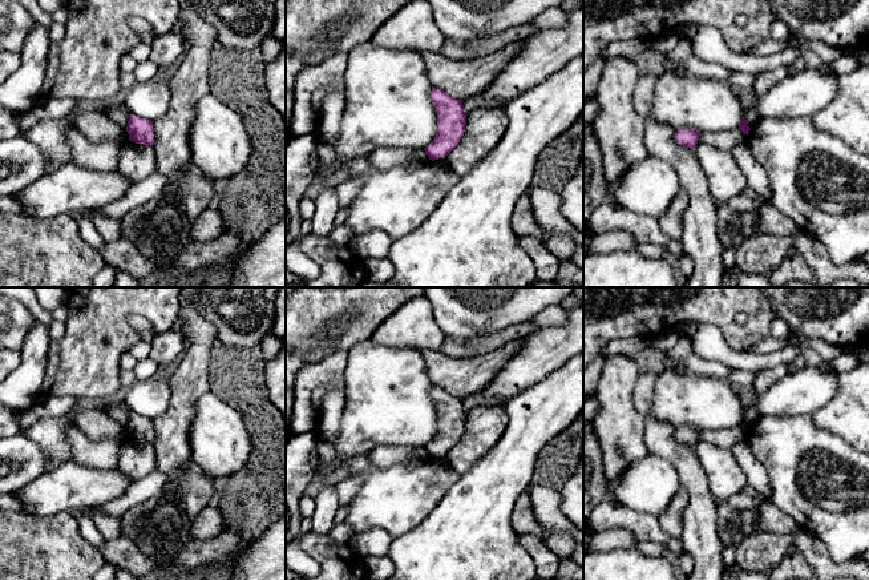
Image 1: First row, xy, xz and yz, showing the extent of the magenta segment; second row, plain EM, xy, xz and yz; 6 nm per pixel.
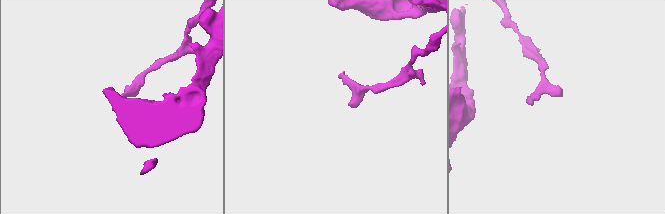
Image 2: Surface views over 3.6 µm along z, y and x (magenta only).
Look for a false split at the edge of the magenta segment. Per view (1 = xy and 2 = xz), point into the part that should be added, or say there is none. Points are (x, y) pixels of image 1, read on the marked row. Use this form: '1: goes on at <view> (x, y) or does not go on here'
1: does not go on here
2: does not go on here

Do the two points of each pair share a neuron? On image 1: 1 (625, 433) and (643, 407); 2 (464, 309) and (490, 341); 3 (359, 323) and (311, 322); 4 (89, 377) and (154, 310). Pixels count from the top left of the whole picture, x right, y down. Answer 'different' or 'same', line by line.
1: different
2: different
3: same
4: same

